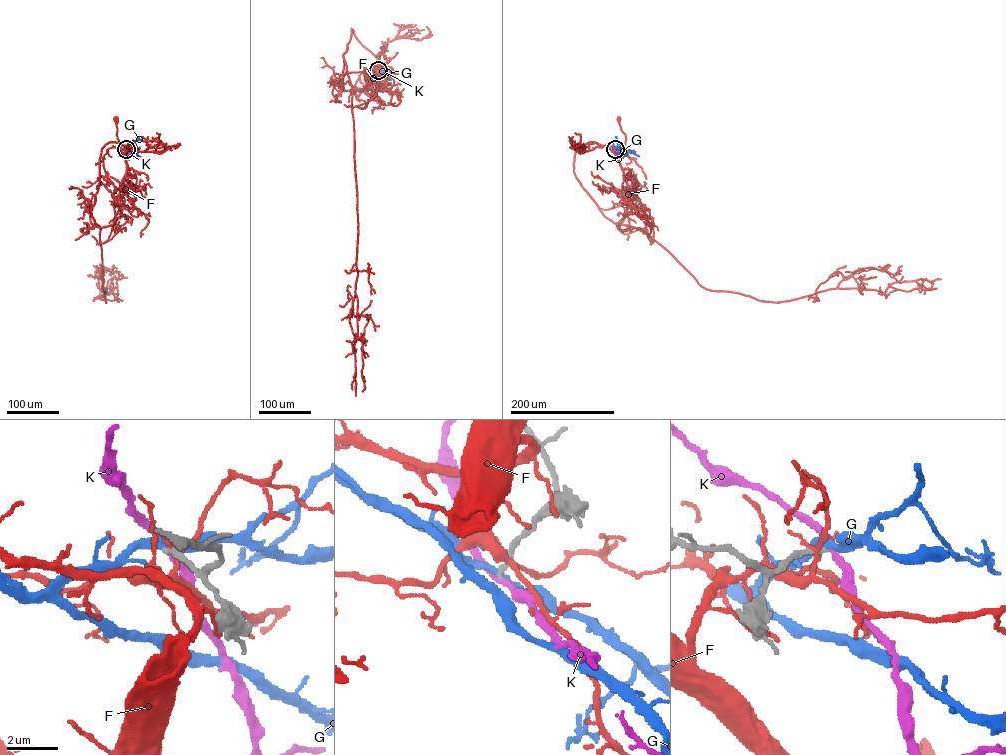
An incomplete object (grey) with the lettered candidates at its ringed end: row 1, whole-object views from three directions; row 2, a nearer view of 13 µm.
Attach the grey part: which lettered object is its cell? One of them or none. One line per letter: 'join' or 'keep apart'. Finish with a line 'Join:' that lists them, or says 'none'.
F: keep apart
G: keep apart
K: keep apart
Join: none

